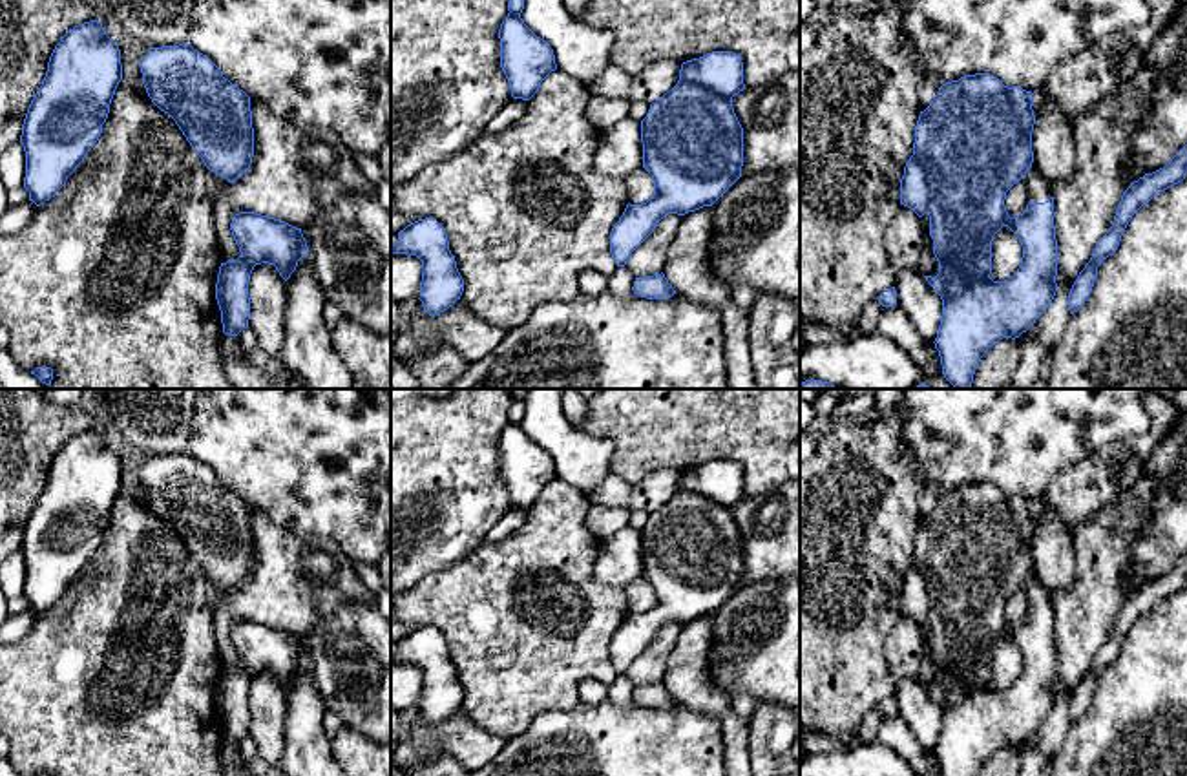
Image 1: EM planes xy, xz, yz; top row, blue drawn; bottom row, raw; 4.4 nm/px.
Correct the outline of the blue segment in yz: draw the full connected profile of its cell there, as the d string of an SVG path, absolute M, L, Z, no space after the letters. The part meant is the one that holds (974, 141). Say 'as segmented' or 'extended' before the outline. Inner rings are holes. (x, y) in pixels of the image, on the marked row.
extended; M990 73L964 75L942 84L919 115L913 155L900 179L900 204L919 217L930 215L939 274L924 278L942 299L933 343L942 374L953 389L973 389L975 369L988 349L1003 338L1015 340L1026 332L1057 292L1054 192L1032 164L1034 97L1019 86L1004 86ZM1021 179L1030 188L1028 204L1023 214L1010 217L1004 206L1006 192ZM1003 226L1019 237L1023 257L1012 278L993 281L992 241Z

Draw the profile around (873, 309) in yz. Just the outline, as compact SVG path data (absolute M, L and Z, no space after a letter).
M871 299L866 305L866 309L864 309L864 312L862 312L860 320L858 320L858 329L860 329L862 334L873 334L875 332L877 321L878 321L878 318L882 314L882 309L884 307L878 303L878 299Z

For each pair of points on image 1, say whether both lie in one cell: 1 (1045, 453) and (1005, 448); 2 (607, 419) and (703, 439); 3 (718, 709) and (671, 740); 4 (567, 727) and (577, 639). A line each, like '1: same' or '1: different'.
1: same
2: same
3: different
4: different

